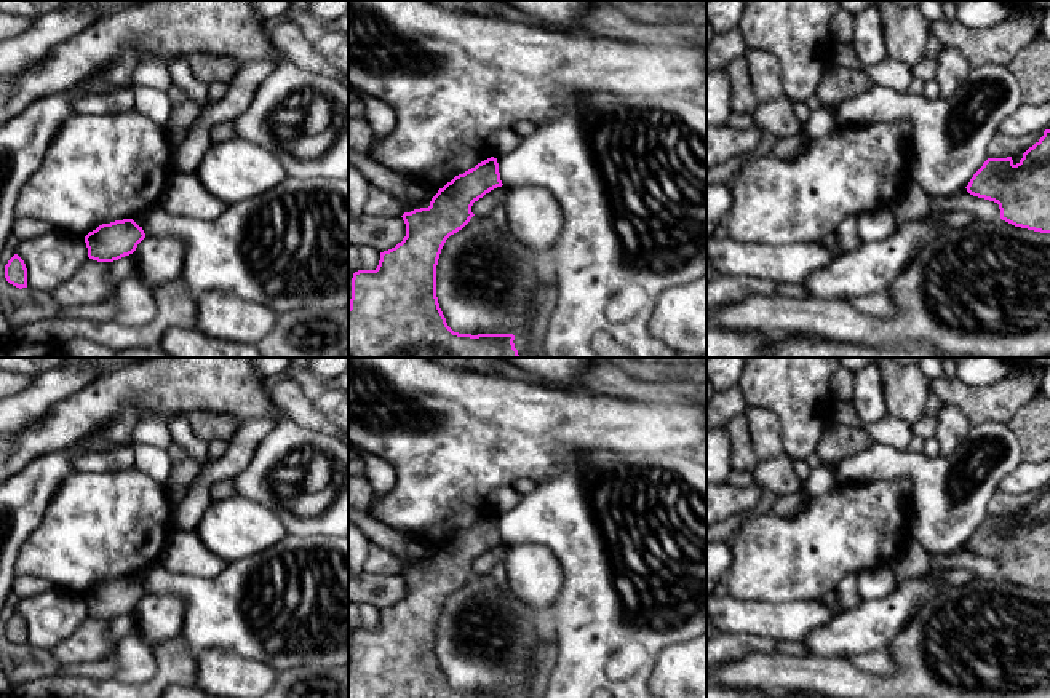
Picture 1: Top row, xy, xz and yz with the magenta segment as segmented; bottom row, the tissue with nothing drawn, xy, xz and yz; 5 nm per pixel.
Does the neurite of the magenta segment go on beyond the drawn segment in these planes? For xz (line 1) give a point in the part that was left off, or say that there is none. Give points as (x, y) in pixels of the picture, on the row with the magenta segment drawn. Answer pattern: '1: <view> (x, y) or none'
1: none

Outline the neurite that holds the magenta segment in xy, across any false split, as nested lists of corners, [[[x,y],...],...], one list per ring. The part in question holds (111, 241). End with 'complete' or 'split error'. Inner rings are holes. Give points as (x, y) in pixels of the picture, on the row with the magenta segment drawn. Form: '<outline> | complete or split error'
[[[133,219],[102,224],[85,236],[88,257],[97,262],[113,262],[136,251],[145,238],[142,227]]] | complete

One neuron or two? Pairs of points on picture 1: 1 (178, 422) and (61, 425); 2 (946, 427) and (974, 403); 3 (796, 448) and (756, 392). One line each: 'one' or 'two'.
1: two
2: two
3: one

